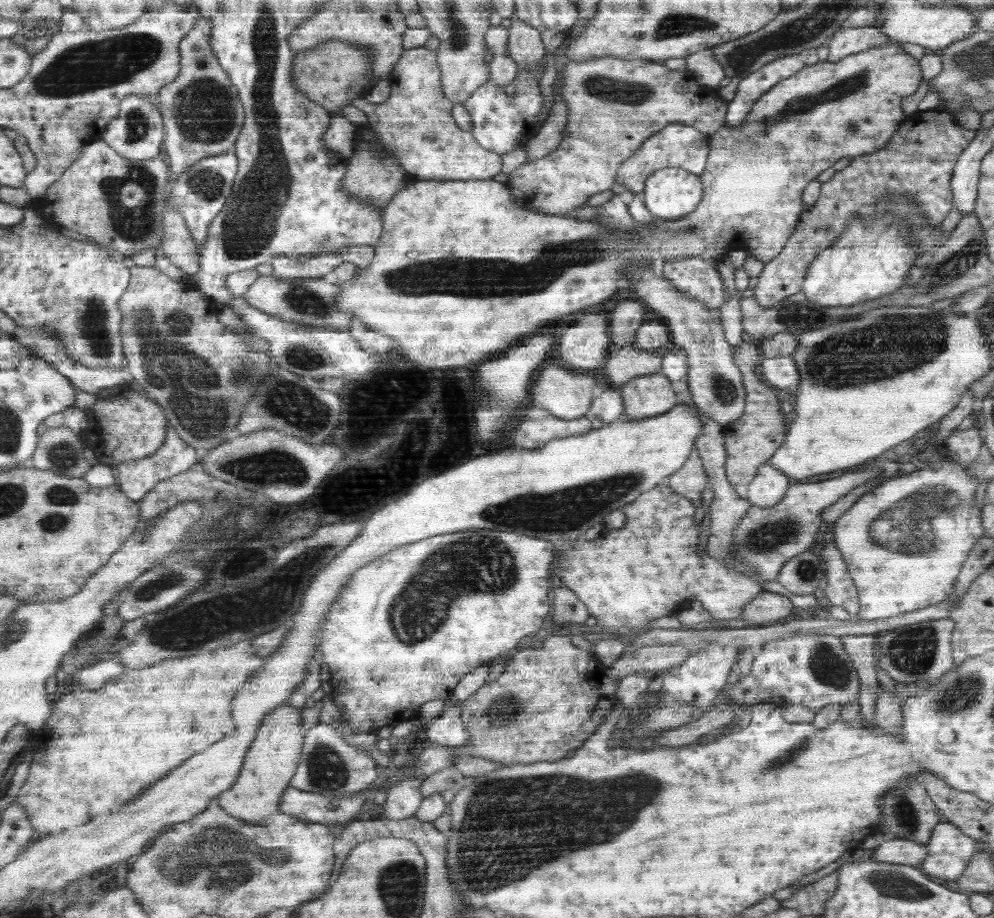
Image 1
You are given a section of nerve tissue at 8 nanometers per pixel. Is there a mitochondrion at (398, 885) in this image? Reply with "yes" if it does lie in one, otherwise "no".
yes

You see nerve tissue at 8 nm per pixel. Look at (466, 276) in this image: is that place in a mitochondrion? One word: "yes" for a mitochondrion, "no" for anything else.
yes

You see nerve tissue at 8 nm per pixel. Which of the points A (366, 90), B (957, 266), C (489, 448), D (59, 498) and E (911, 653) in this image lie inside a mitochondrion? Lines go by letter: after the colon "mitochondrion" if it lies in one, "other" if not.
A: other
B: mitochondrion
C: other
D: mitochondrion
E: mitochondrion

